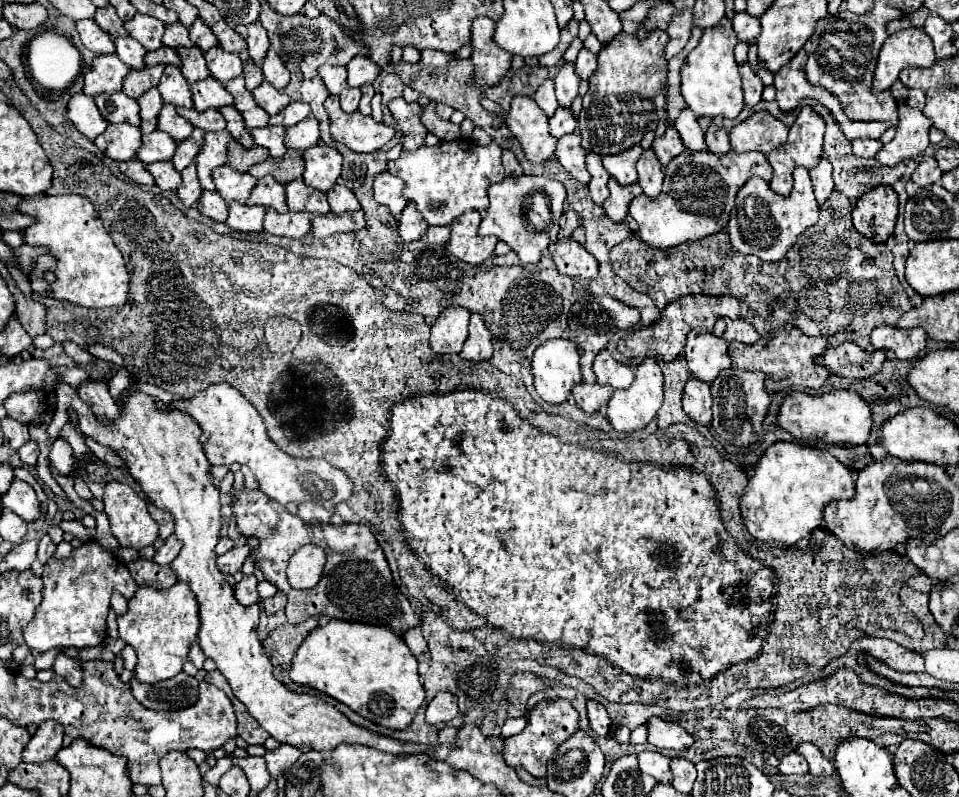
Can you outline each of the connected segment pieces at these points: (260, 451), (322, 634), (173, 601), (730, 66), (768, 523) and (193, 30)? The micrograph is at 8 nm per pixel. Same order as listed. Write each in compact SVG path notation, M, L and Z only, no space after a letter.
M216 384L210 386L206 392L196 394L190 400L172 402L170 408L190 414L202 428L204 440L204 454L208 462L218 466L232 462L246 464L256 480L260 482L260 490L266 492L272 500L282 506L288 504L302 504L302 502L316 502L328 510L334 510L336 504L346 502L352 496L352 480L340 468L330 466L322 458L292 458L284 454L266 434L264 420L256 412L256 408L244 400L244 396L230 384Z
M330 620L304 640L292 660L290 680L332 696L366 720L392 730L404 730L426 698L418 662L402 638L384 626L344 620Z
M178 582L168 590L140 586L128 602L128 612L118 616L118 628L120 638L138 654L136 680L148 684L168 680L182 672L184 662L188 662L190 646L196 642L196 632L200 628L200 616L196 616L196 596L192 596L186 582Z
M724 18L720 20L720 24L706 28L700 44L688 54L688 60L682 66L682 98L686 100L688 108L696 116L736 118L740 110L744 108L742 82L740 82L736 60L734 60L736 44L738 42L732 30L732 22Z
M776 442L754 466L740 500L740 510L748 532L756 540L778 548L808 550L812 532L824 522L824 508L834 500L850 500L852 494L856 494L852 470L840 464L830 452L796 442Z
M200 18L190 26L190 40L192 40L198 48L202 48L202 52L206 52L206 50L210 50L212 46L218 44L216 36L212 34L212 30L210 30Z

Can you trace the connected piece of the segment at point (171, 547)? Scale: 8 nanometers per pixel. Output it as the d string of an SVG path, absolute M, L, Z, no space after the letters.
M170 536L170 538L164 542L164 546L156 550L154 562L162 564L162 566L164 566L164 564L170 564L170 562L178 556L178 552L180 552L180 540L176 540L176 536Z

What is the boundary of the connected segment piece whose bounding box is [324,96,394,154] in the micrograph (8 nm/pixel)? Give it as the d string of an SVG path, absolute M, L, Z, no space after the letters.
M330 96L324 102L324 108L330 116L330 134L336 142L344 144L346 148L350 148L352 152L374 152L380 150L382 146L386 146L392 136L394 136L394 128L386 126L382 122L374 122L372 116L364 116L360 112L352 112L346 114L336 96Z

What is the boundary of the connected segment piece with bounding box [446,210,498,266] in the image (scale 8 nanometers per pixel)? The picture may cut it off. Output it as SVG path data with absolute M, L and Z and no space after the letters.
M468 210L462 216L458 216L450 224L452 234L450 234L450 240L446 244L450 254L454 254L456 258L460 258L472 266L488 260L494 254L494 246L498 242L496 236L490 236L490 238L478 236L480 220L482 218L476 210Z

